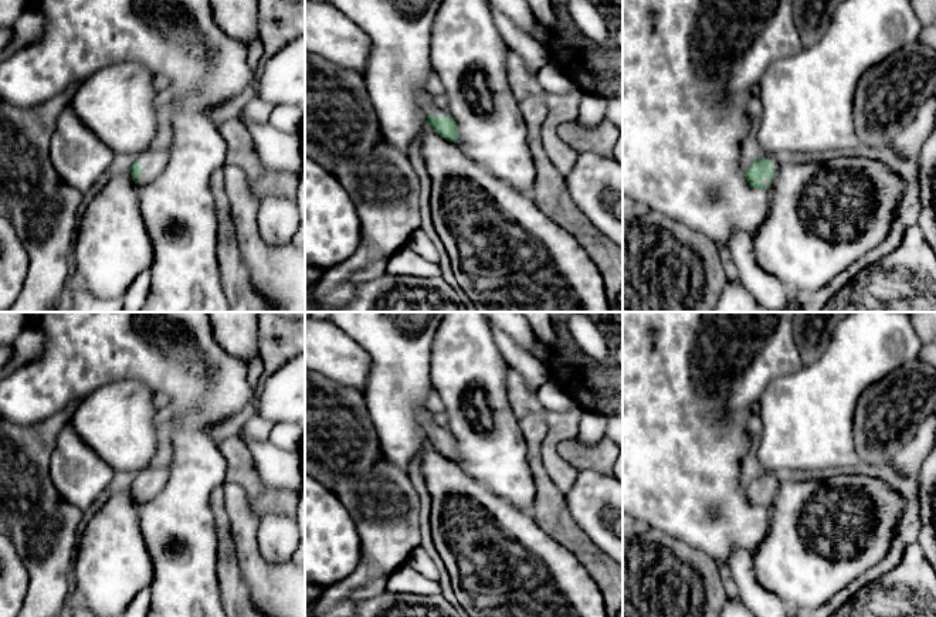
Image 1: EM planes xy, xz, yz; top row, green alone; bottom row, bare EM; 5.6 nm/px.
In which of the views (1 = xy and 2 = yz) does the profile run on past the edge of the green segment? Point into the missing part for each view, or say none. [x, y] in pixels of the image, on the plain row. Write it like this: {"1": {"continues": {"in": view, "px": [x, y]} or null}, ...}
{"1": {"continues": {"in": "xy", "px": [153, 478]}}, "2": {"continues": {"in": "yz", "px": [776, 484]}}}

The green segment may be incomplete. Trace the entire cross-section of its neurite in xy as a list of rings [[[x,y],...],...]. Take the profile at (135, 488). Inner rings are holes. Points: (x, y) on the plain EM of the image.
[[[147,467],[136,475],[132,482],[129,491],[132,498],[139,504],[149,502],[153,496],[156,496],[163,487],[166,485],[169,478],[169,467]]]

